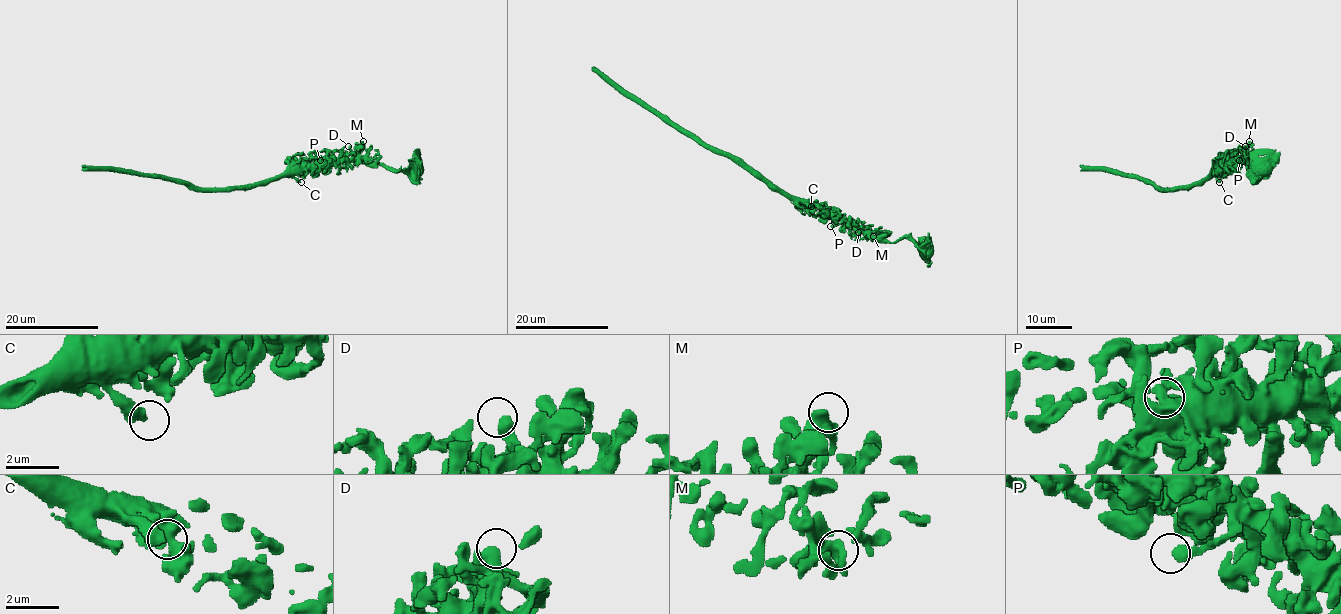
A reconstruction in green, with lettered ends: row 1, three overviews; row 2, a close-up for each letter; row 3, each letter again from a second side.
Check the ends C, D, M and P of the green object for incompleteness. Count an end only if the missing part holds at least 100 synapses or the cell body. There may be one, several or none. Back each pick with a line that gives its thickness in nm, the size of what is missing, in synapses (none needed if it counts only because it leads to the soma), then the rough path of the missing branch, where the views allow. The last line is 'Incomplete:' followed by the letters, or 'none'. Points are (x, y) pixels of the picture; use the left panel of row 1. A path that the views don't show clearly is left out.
Incomplete: none

